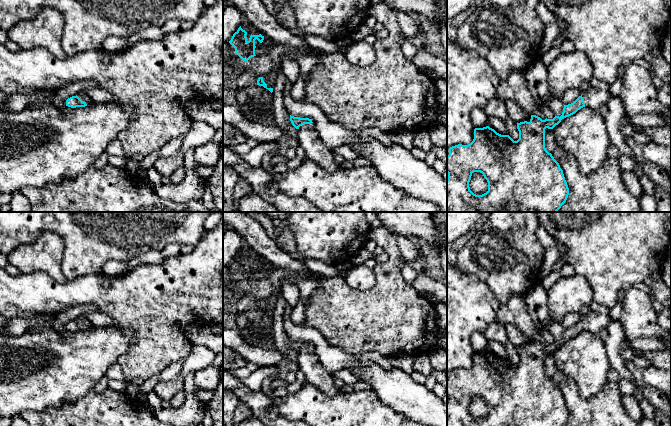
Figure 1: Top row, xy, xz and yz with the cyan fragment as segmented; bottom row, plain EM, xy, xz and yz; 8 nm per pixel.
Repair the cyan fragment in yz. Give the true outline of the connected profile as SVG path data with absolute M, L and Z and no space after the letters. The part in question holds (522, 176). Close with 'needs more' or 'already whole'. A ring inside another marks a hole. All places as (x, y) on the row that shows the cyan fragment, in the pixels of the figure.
M590 87L583 92L573 103L564 105L562 115L553 119L542 120L536 115L531 115L529 122L517 123L519 139L514 141L509 135L501 135L489 126L474 129L474 139L468 145L458 144L449 148L447 156L447 212L557 212L566 202L569 188L563 170L551 153L545 148L545 129L553 129L562 119L575 114L587 106L597 110L601 105L607 104L612 95ZM480 172L488 182L488 191L482 195L474 194L469 187L471 176Z; needs more

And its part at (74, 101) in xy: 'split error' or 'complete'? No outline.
split error

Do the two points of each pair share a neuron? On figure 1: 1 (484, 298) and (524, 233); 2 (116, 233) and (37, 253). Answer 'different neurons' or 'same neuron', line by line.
1: different neurons
2: different neurons

